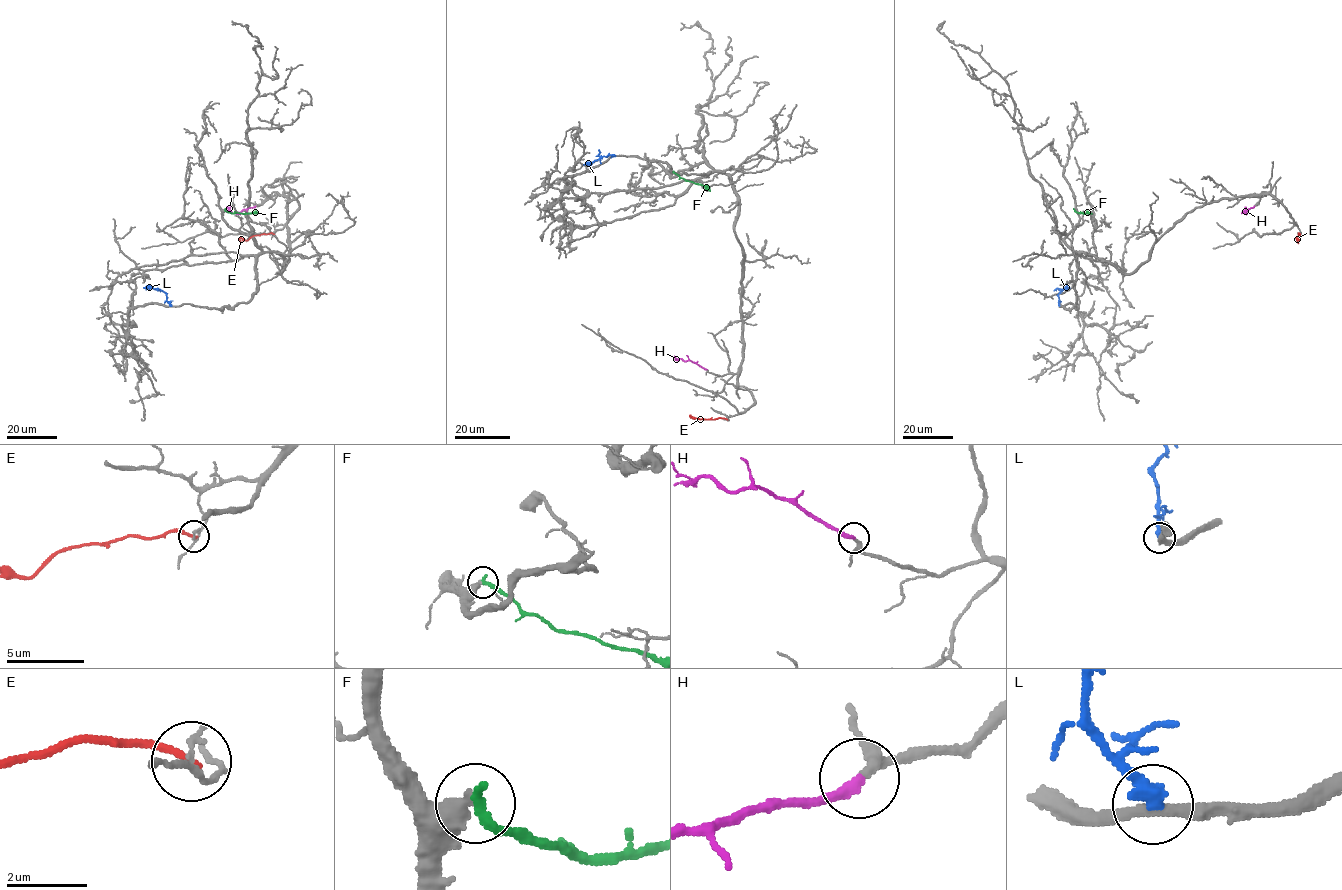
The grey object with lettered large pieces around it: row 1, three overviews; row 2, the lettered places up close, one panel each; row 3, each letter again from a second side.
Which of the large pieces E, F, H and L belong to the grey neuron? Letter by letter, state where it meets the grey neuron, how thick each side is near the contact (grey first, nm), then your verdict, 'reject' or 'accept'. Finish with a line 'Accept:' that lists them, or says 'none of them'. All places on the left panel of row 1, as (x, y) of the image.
E: meets grey at (273, 234); 150 nm thick on the grey side, 190 nm on the other; reject
F: meets grey at (225, 210); 380 nm thick on the grey side, 240 nm on the other; reject
H: meets grey at (255, 206); 220 nm thick on the grey side, 280 nm on the other; accept
L: meets grey at (171, 306); 280 nm thick on the grey side, 320 nm on the other; reject
Accept: H

